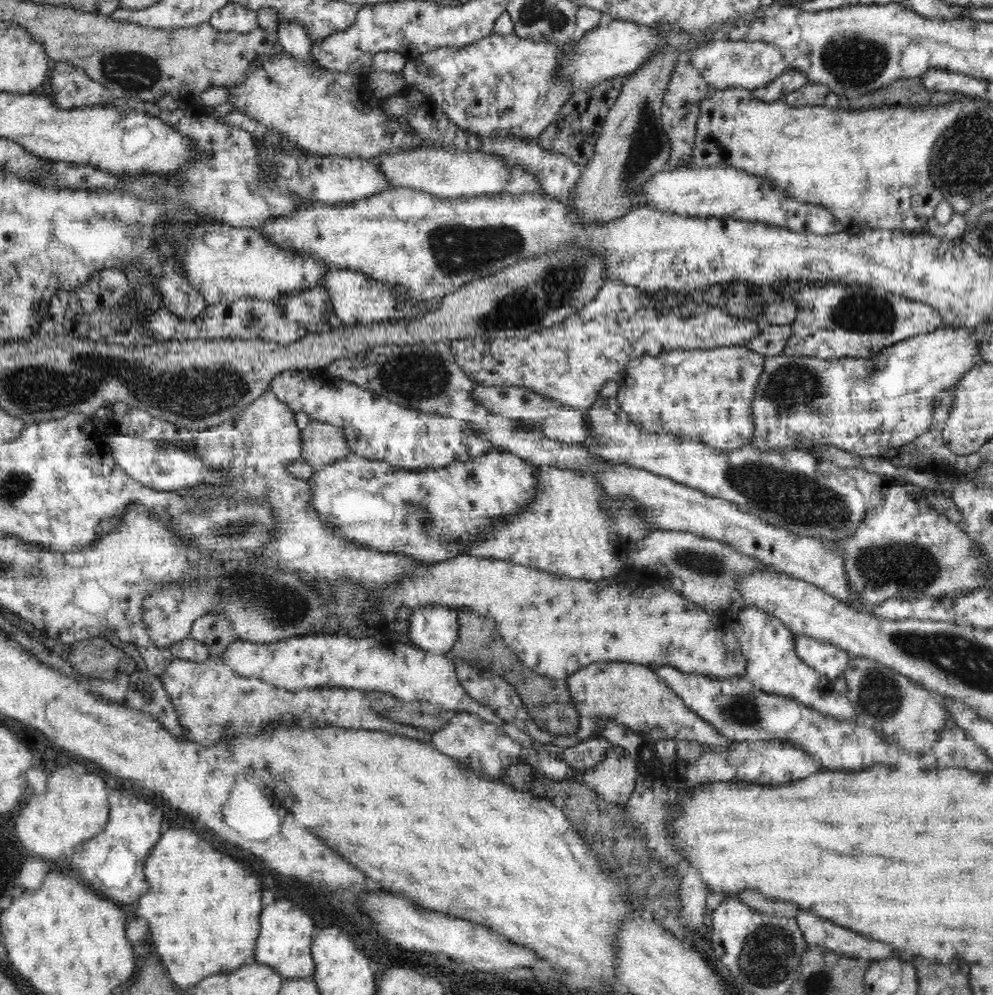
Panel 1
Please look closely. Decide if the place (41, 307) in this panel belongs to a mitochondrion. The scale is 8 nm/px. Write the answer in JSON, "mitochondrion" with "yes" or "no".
{"mitochondrion":"no"}

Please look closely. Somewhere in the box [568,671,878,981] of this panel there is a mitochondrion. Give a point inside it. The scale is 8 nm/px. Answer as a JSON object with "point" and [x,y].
{"point":[739,709]}

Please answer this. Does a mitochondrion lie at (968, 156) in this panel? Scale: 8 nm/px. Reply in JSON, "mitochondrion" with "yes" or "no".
{"mitochondrion":"yes"}

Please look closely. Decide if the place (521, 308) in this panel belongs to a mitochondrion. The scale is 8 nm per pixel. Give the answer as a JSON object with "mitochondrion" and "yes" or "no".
{"mitochondrion":"yes"}

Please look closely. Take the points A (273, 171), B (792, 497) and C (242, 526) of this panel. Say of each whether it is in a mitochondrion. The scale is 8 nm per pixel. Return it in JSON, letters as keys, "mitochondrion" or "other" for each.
{"A":"mitochondrion","B":"mitochondrion","C":"mitochondrion"}

